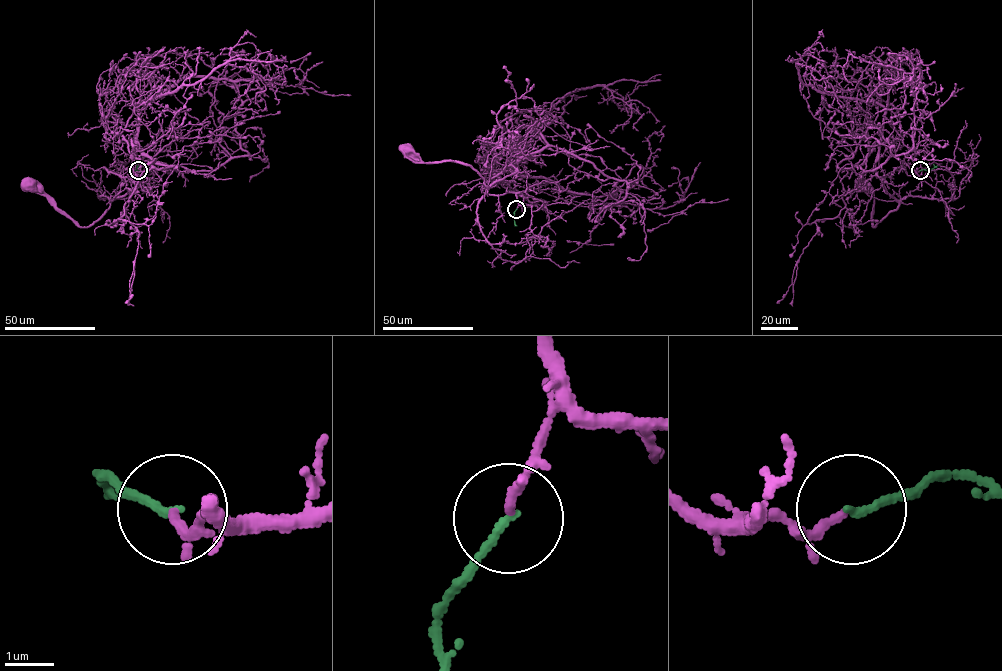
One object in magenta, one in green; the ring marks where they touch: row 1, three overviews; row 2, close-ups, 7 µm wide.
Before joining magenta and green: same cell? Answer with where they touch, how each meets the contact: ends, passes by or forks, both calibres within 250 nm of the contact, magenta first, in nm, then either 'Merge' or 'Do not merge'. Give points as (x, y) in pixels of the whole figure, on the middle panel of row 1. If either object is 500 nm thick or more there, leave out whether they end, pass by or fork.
Place: (516, 209). At the ring magenta passes by. At the ring green ends. Thickness 130 nm (magenta) against 150 nm. Merge

